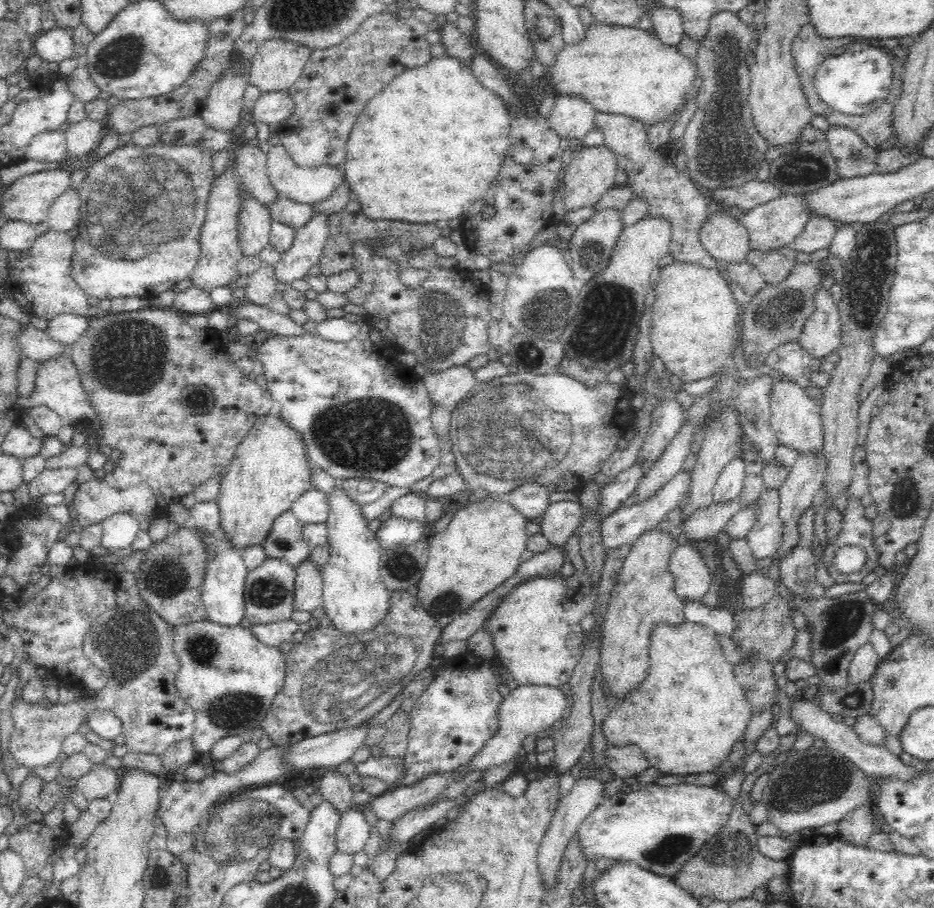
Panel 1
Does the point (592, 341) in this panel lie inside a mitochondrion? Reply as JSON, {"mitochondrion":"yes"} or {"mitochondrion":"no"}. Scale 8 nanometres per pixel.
{"mitochondrion":"yes"}

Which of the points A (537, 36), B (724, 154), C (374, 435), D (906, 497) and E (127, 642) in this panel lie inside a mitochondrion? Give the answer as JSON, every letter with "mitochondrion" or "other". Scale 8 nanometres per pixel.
{"A":"other","B":"mitochondrion","C":"mitochondrion","D":"mitochondrion","E":"mitochondrion"}

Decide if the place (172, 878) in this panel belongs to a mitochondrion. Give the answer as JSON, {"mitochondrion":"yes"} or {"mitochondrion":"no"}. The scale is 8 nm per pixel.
{"mitochondrion":"no"}

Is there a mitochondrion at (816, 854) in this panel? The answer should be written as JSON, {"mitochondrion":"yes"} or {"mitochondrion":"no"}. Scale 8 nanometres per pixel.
{"mitochondrion":"no"}

